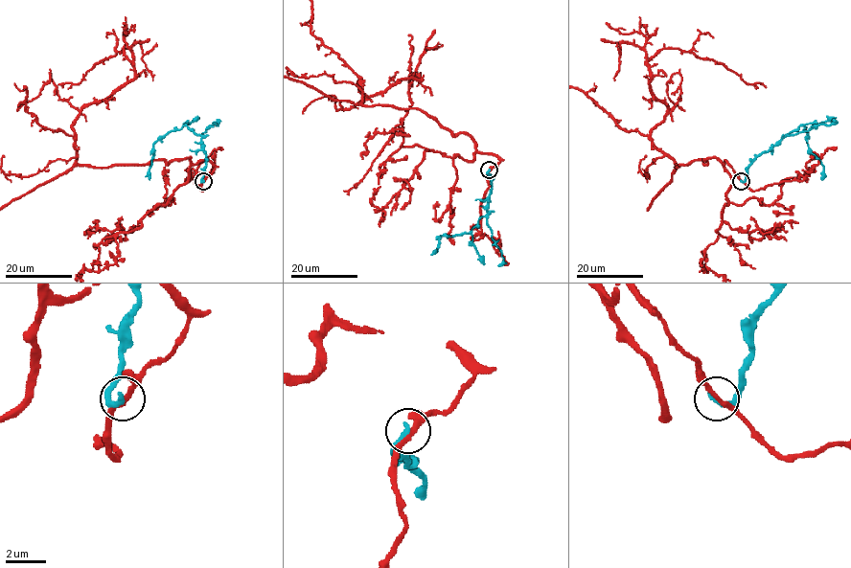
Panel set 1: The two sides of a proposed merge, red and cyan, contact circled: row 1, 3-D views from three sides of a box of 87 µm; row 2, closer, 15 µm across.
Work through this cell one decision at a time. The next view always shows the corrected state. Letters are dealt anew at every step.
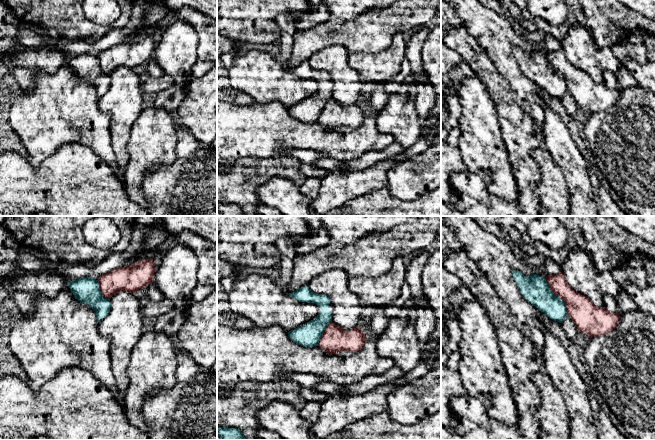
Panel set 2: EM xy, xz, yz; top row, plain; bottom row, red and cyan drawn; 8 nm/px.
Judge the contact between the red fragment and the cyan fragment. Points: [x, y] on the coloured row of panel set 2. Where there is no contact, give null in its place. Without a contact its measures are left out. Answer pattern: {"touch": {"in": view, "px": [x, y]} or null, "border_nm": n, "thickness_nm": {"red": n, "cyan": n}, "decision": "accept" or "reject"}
{"touch": {"in": "yz", "px": [558, 296]}, "border_nm": 360, "thickness_nm": {"red": 220, "cyan": 220}, "decision": "reject"}

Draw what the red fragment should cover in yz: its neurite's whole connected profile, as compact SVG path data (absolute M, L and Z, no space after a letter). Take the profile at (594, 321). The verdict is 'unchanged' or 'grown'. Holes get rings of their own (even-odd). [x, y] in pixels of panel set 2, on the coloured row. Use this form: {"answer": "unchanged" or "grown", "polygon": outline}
{"answer": "unchanged", "polygon": "M562 272L545 277L550 290L565 302L568 316L577 329L592 337L610 333L619 323L620 313L609 312L605 307L596 307L586 296L576 293L565 281Z"}

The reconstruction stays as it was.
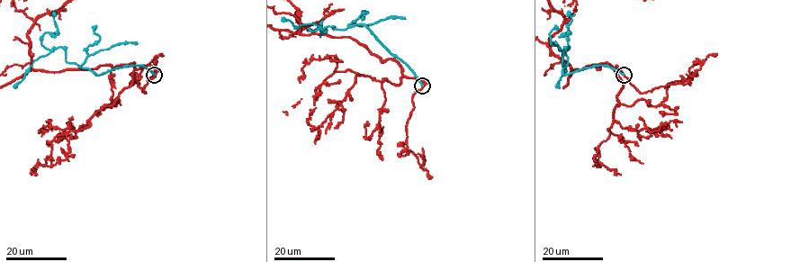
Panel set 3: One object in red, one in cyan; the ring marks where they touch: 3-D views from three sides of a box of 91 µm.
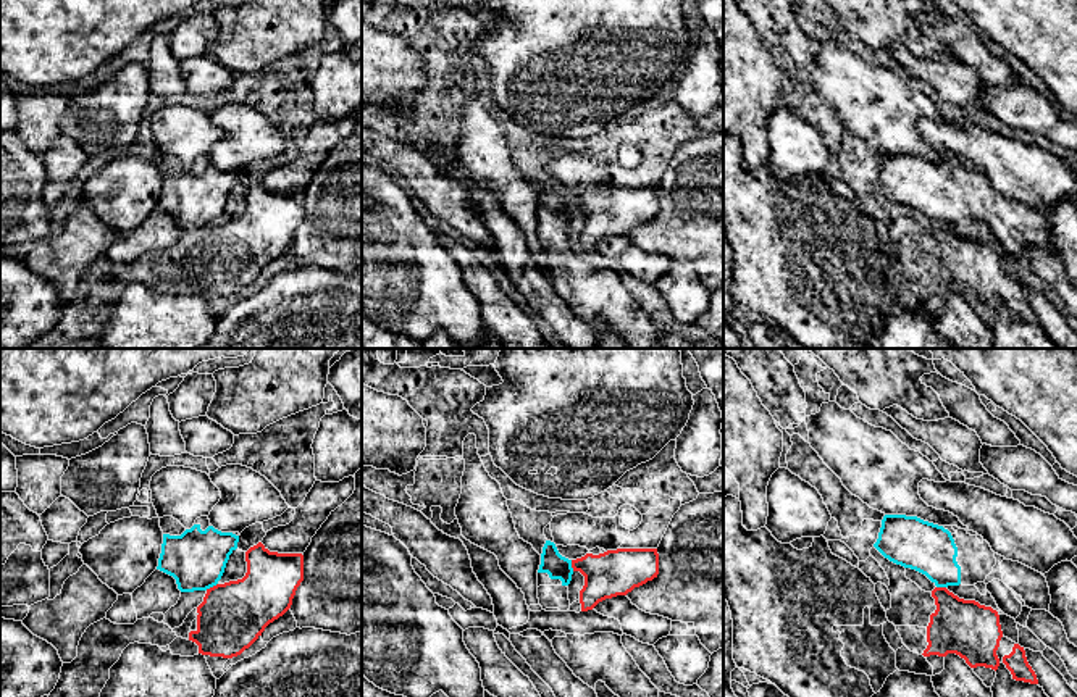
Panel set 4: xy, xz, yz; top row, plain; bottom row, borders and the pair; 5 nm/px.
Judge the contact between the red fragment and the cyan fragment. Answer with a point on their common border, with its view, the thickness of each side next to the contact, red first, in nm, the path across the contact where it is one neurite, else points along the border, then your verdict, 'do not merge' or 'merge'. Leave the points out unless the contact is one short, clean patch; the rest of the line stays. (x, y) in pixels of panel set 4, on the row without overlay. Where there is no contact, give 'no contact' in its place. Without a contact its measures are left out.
meets red in xy at (210, 226); 320 nm thick on the red side, 280 nm on the other; border along xy (217, 221), (205, 228); do not merge

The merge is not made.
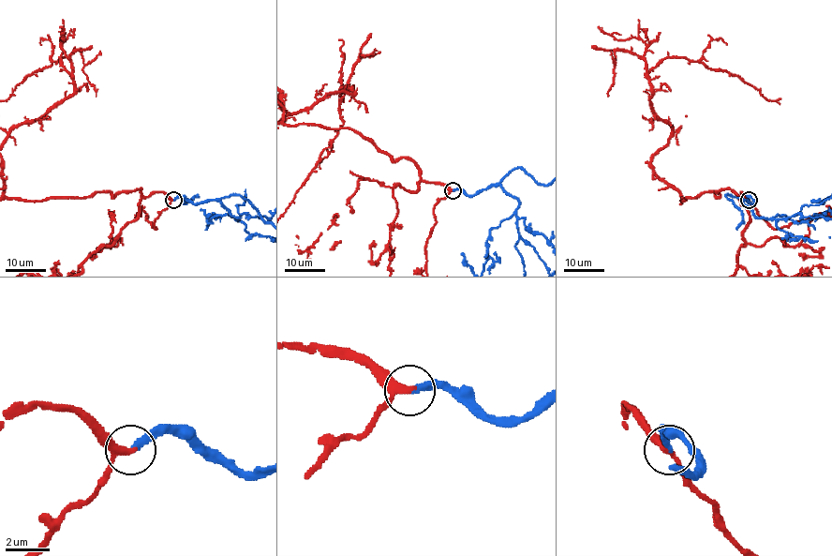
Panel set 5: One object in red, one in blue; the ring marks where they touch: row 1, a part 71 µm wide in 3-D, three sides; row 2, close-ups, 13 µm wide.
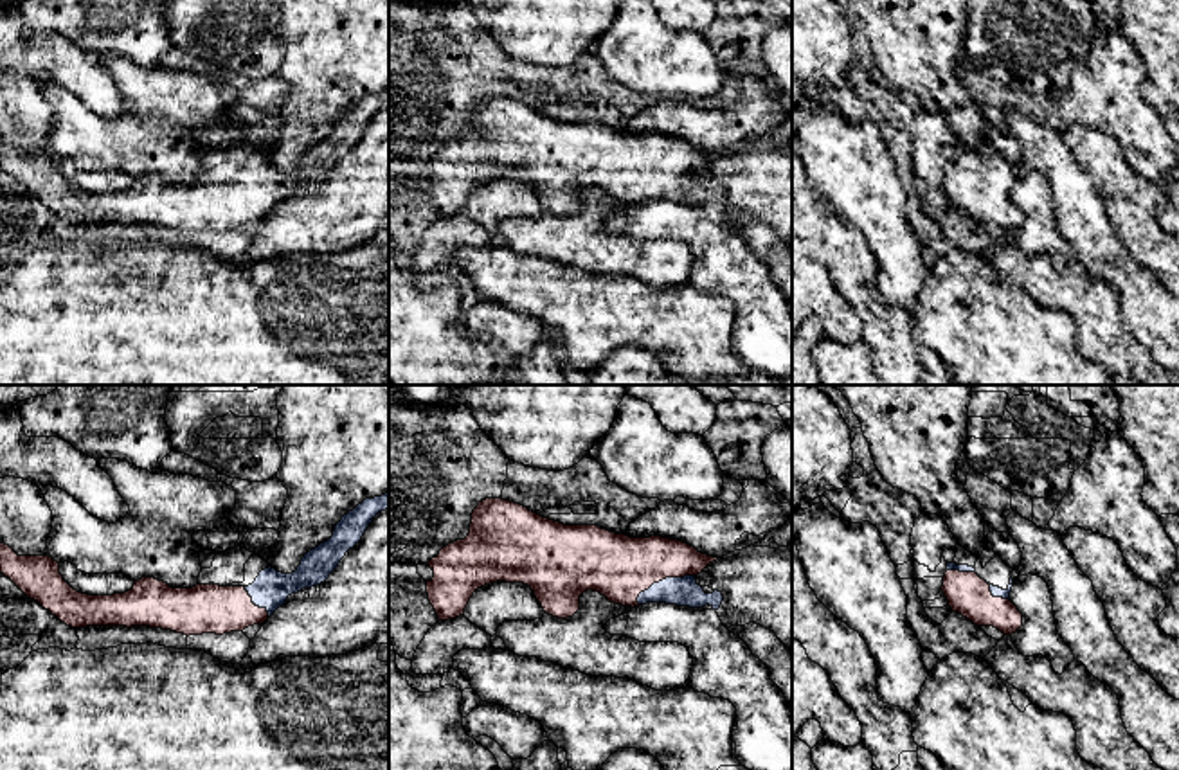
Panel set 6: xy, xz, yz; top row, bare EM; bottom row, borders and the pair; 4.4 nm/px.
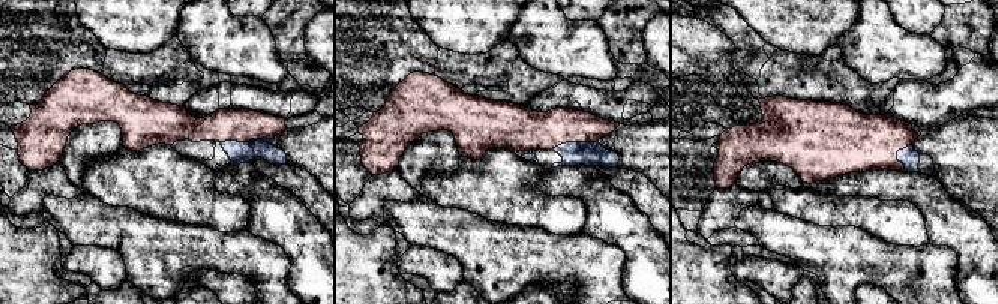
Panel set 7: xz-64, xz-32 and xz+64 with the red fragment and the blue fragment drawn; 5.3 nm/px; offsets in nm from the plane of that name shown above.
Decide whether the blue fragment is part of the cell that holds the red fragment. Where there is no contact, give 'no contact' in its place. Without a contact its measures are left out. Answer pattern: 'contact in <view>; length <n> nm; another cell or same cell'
contact in xz; length 300 nm; same cell

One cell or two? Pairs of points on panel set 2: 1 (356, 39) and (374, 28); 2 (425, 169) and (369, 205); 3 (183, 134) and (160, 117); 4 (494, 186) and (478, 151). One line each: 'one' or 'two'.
1: one
2: two
3: two
4: one

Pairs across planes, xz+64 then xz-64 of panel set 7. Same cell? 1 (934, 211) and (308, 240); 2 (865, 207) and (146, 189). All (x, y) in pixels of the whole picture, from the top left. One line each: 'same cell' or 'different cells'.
1: same cell
2: same cell

